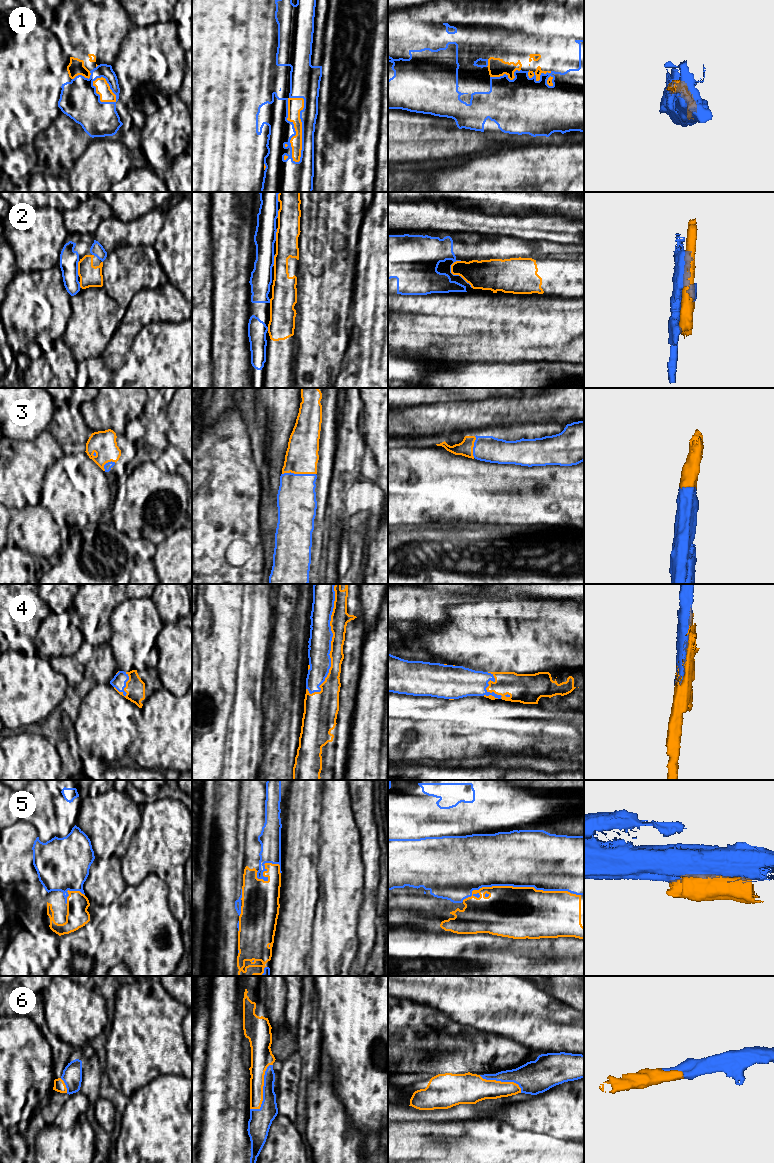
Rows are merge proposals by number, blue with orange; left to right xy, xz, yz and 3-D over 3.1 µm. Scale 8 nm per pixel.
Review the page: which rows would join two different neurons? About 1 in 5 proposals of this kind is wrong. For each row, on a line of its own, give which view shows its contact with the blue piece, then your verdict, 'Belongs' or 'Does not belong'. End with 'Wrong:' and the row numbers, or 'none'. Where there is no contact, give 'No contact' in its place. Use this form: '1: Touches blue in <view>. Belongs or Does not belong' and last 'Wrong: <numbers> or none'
1: Touches blue in xz. Belongs
2: Touches blue in yz. Belongs
3: Touches blue in xz. Belongs
4: Touches blue in xz. Belongs
5: Touches blue in yz. Does not belong
6: Touches blue in xz. Belongs
Wrong: 5

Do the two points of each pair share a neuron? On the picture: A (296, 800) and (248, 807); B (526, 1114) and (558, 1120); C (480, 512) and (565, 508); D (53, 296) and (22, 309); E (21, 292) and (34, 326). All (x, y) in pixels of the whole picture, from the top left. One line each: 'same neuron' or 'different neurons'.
A: different neurons
B: same neuron
C: same neuron
D: same neuron
E: same neuron

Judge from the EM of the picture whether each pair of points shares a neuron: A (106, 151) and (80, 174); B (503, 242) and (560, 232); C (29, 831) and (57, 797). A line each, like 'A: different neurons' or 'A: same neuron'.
A: same neuron
B: different neurons
C: different neurons

